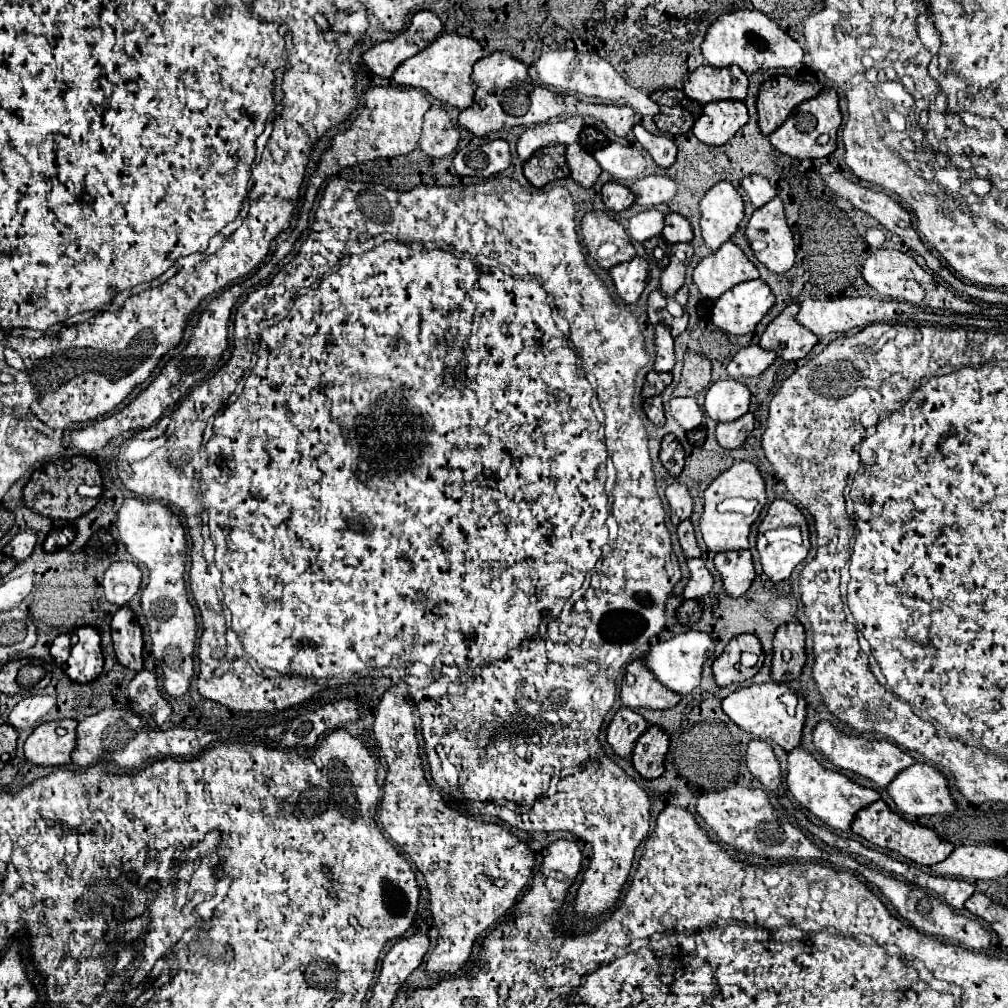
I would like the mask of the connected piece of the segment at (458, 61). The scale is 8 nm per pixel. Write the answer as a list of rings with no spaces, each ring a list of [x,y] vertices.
[[[441,34],[437,40],[433,40],[433,44],[429,44],[429,48],[421,50],[417,56],[411,56],[409,60],[405,60],[401,64],[401,68],[395,70],[393,80],[399,86],[419,88],[451,108],[465,110],[473,102],[475,86],[471,82],[471,72],[473,72],[473,64],[481,56],[483,56],[483,48],[477,40],[459,36],[459,34]]]

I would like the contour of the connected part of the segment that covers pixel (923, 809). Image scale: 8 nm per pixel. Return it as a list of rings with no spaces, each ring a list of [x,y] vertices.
[[[915,762],[901,770],[887,786],[887,794],[893,798],[899,812],[911,816],[949,814],[955,810],[947,780],[929,764]]]

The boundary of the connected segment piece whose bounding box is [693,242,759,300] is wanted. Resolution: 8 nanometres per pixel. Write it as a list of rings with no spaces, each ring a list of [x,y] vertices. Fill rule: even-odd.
[[[725,242],[715,254],[705,256],[693,270],[693,282],[701,296],[717,300],[729,288],[759,278],[755,264],[733,244]]]

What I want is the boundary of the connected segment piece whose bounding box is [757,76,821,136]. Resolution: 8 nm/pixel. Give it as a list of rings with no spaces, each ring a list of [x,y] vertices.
[[[773,76],[765,80],[757,96],[757,120],[763,136],[769,136],[779,128],[799,102],[815,96],[819,90],[821,84],[809,84],[789,76]]]

